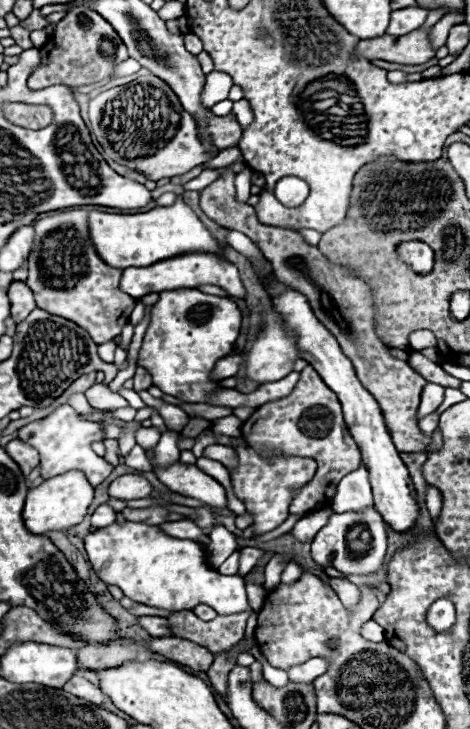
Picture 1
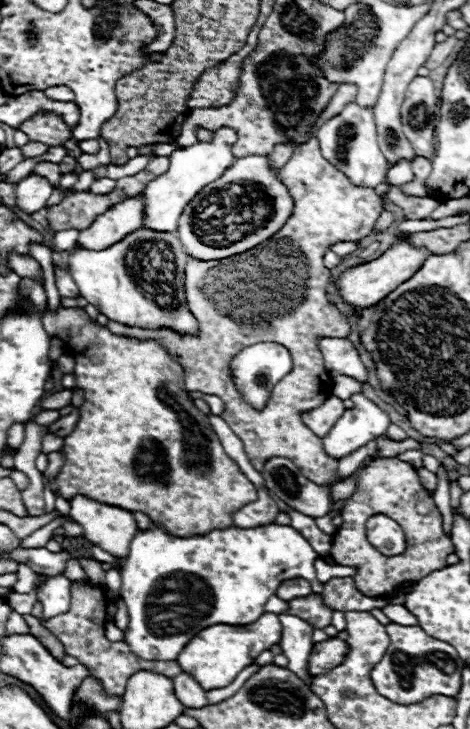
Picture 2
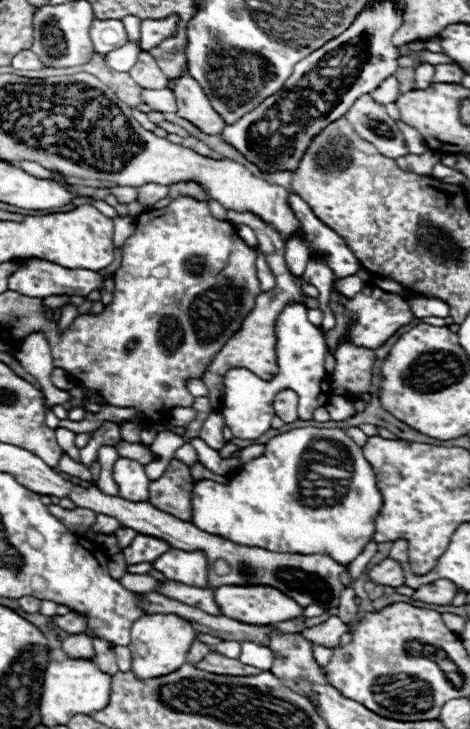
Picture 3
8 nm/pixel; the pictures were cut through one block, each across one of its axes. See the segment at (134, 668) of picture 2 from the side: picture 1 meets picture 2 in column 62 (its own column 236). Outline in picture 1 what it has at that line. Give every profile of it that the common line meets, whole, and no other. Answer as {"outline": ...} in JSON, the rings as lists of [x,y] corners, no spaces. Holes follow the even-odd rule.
{"outline":[[[174,612],[168,616],[168,622],[176,638],[198,642],[216,656],[222,652],[228,654],[244,638],[246,618],[248,614],[230,614],[204,622],[192,612]]]}

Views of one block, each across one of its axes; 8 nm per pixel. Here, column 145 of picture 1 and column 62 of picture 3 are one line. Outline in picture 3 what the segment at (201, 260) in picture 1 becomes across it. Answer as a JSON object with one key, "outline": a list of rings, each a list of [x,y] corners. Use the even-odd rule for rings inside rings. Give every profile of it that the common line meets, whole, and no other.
{"outline":[[[26,260],[26,266],[16,270],[8,280],[10,290],[30,296],[30,298],[46,298],[46,296],[88,296],[94,290],[104,290],[102,276],[94,270],[70,270],[60,264],[44,262],[44,260]]]}

